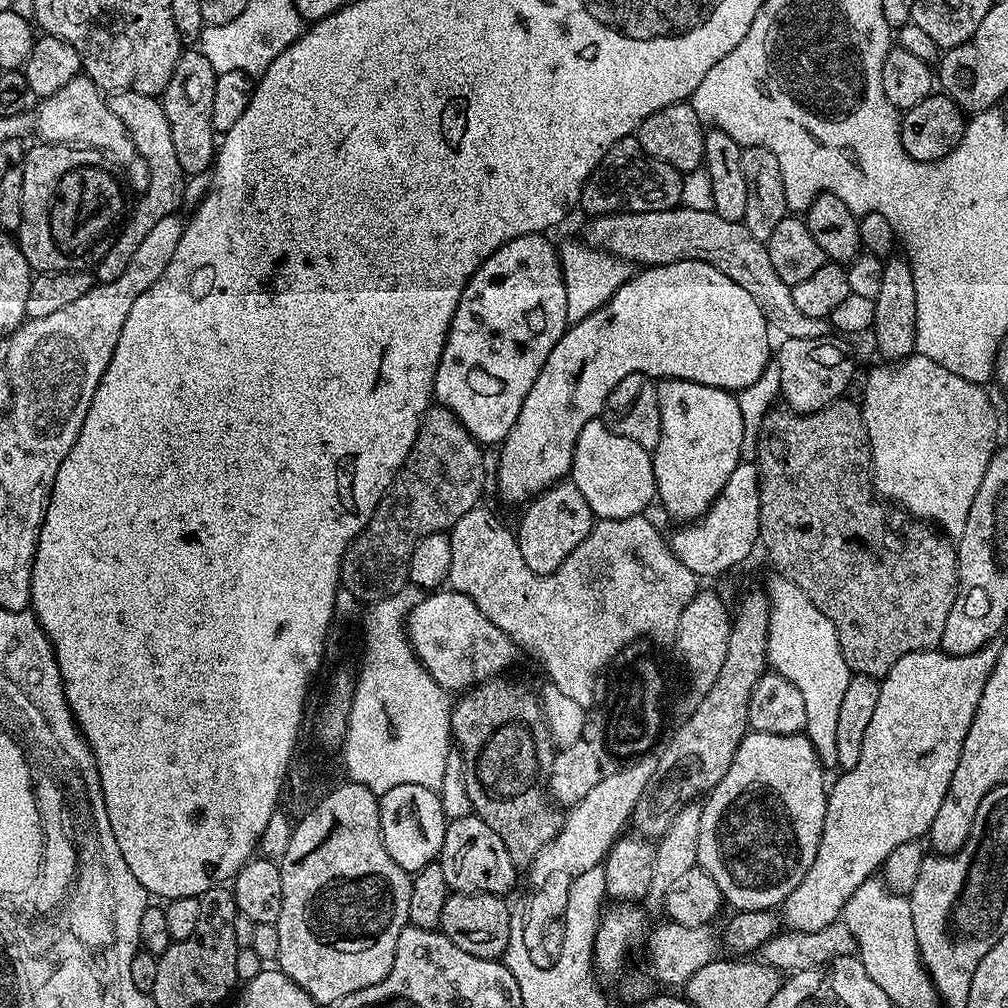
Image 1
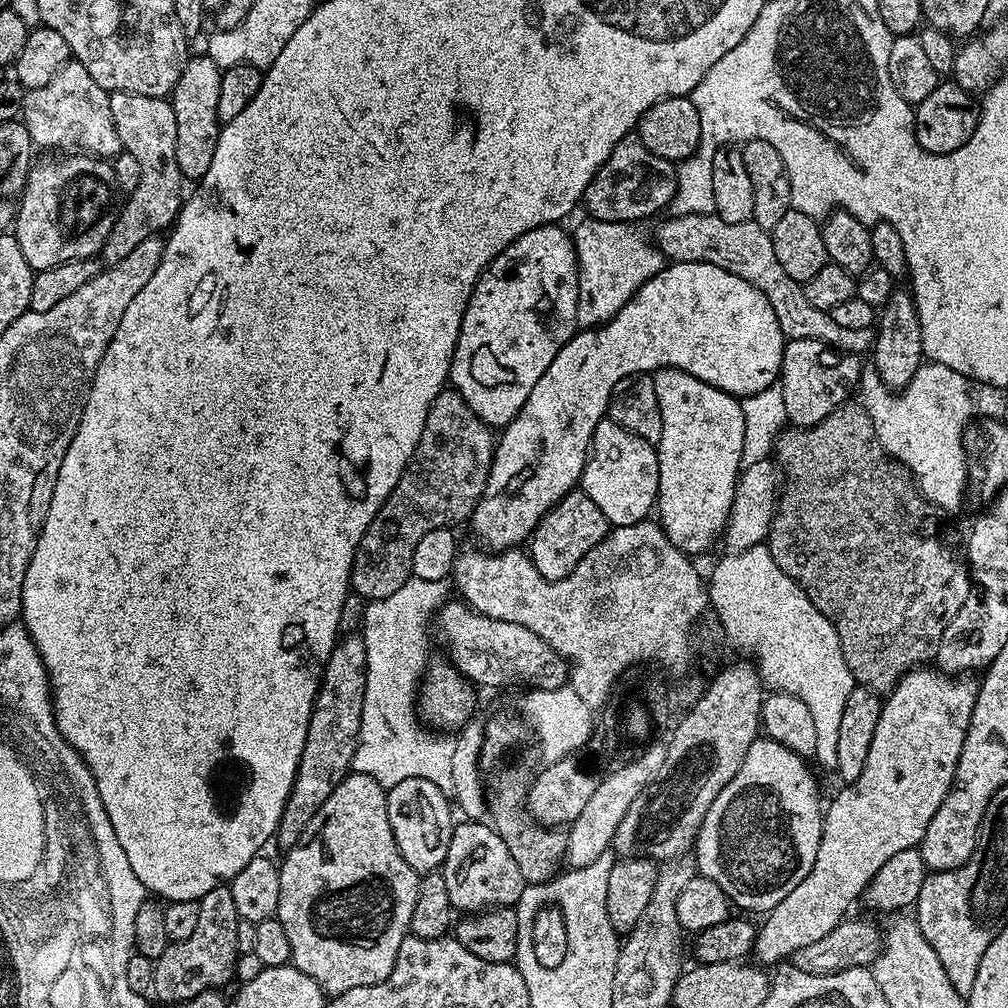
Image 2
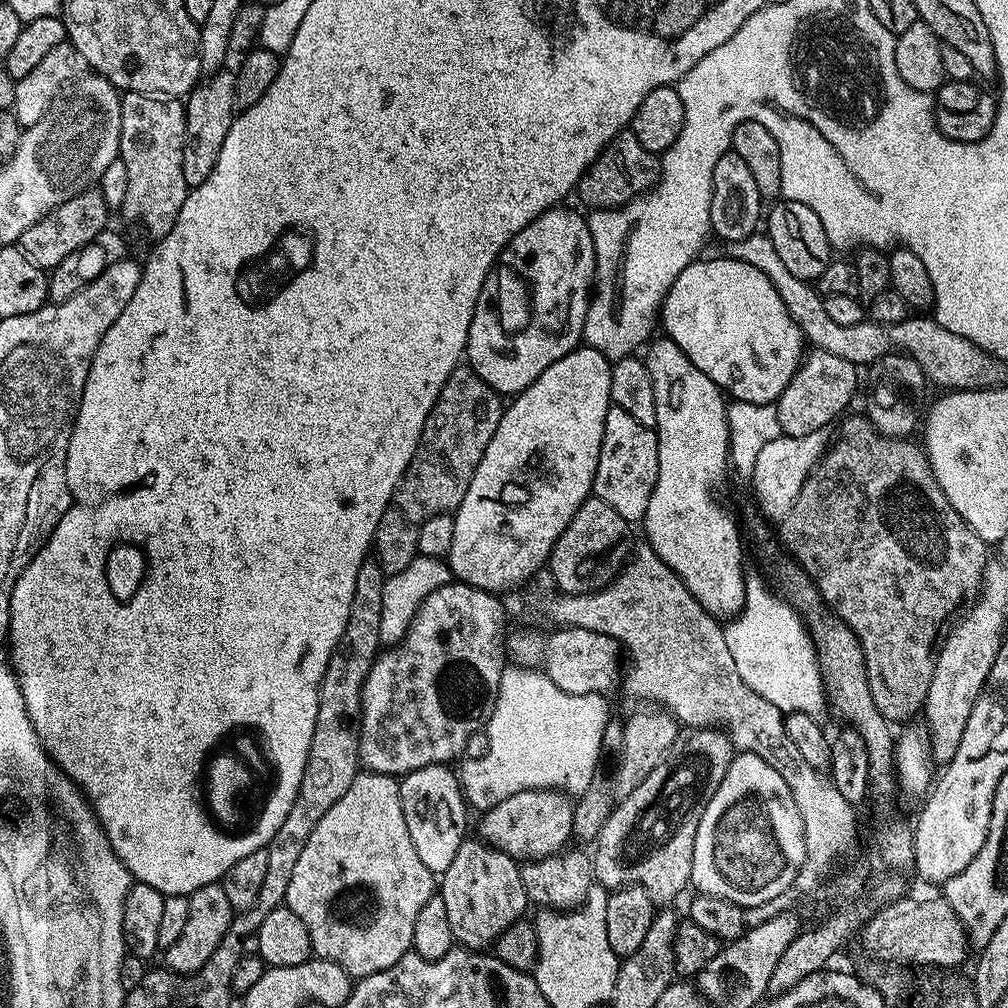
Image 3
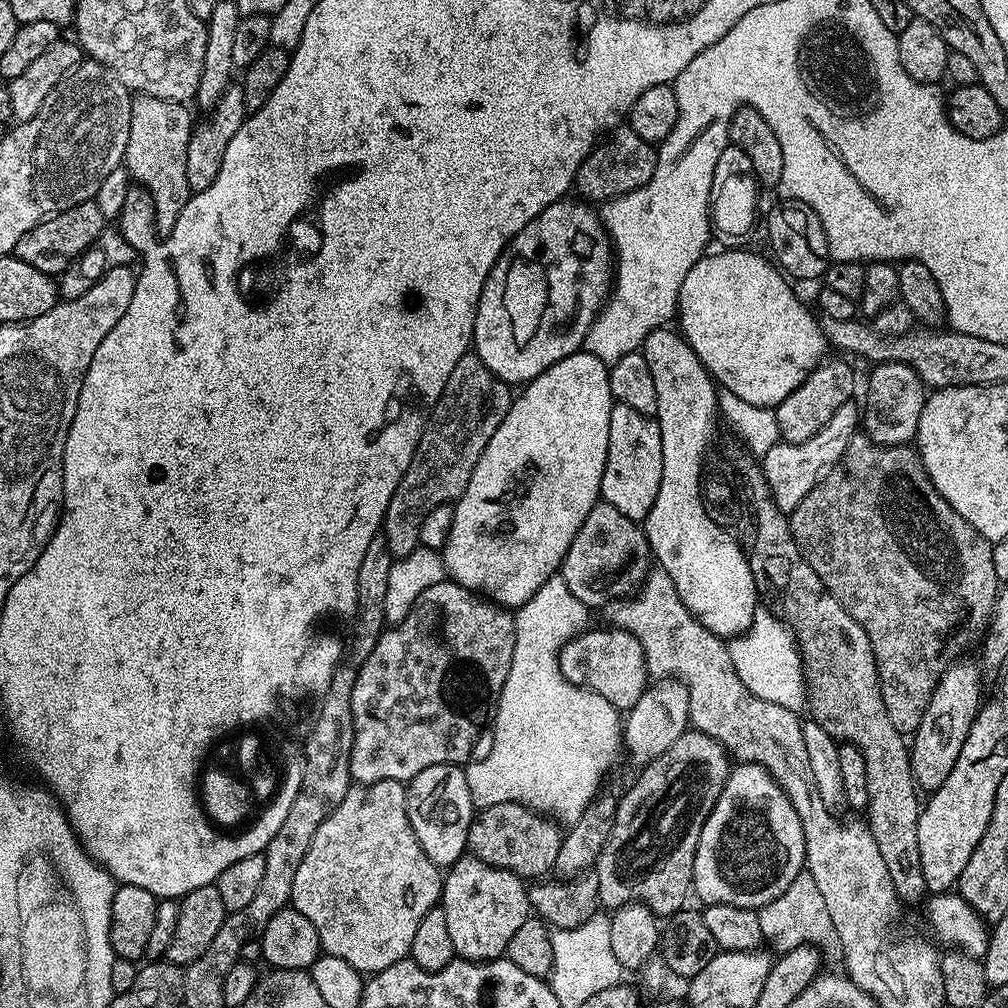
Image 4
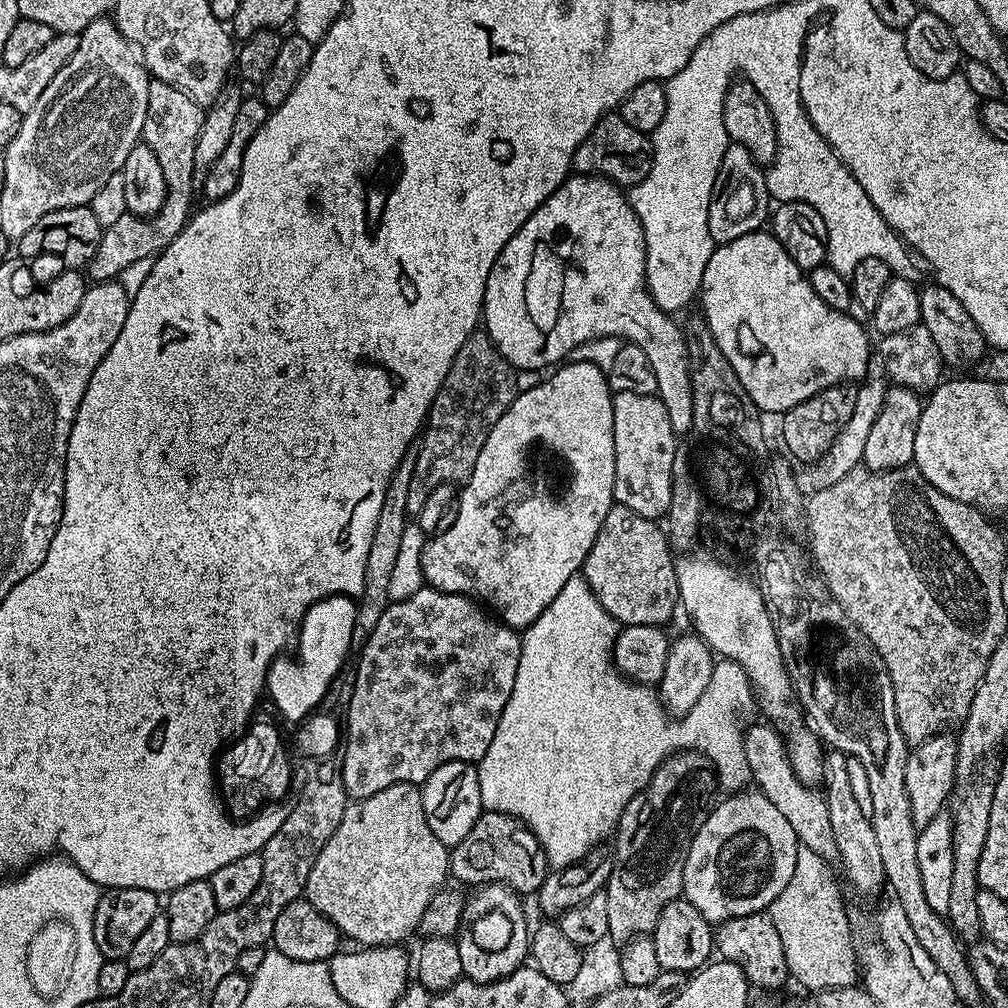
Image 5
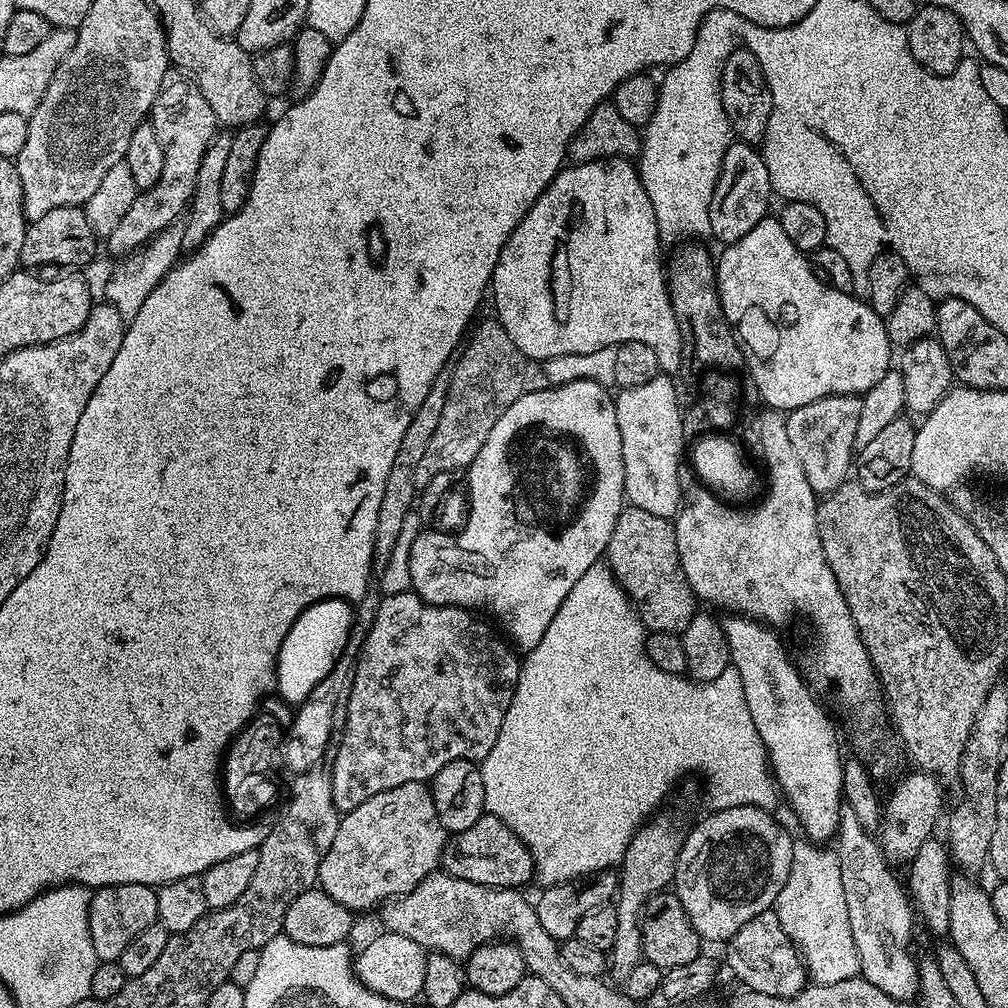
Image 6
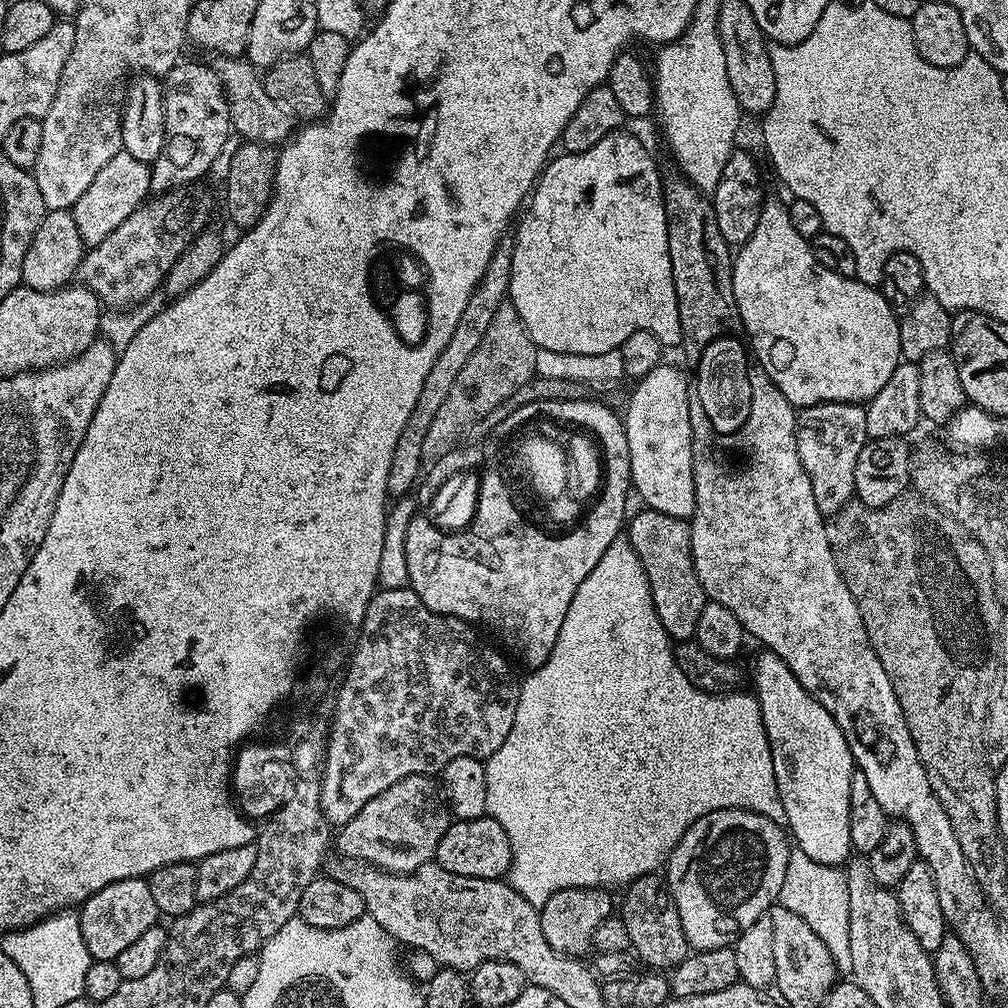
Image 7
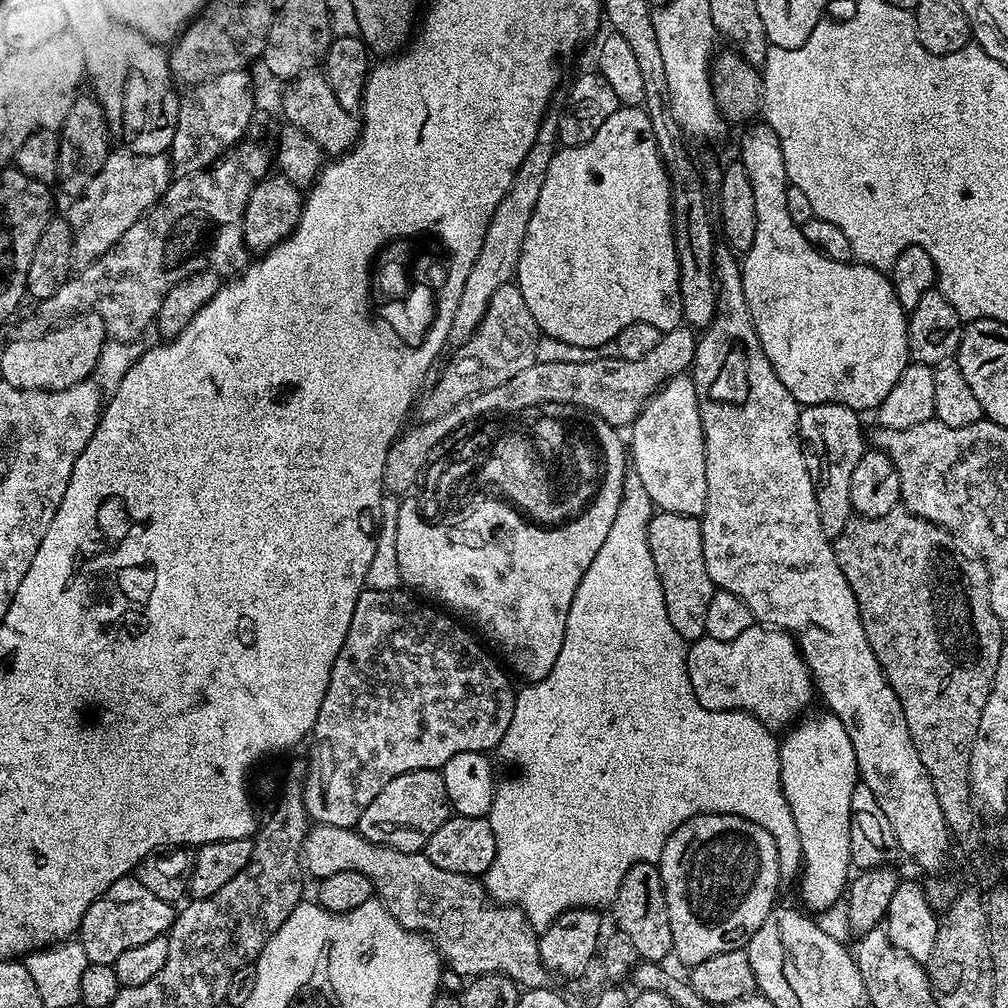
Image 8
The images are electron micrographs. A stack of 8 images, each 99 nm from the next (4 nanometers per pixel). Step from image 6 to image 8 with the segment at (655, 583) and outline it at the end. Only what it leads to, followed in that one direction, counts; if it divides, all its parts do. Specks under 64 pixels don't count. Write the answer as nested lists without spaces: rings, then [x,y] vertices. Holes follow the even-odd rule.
[[[657,511],[648,524],[648,541],[658,578],[662,582],[670,623],[678,634],[682,634],[684,641],[702,639],[706,635],[706,612],[710,610],[714,585],[706,568],[700,520],[686,514]]]

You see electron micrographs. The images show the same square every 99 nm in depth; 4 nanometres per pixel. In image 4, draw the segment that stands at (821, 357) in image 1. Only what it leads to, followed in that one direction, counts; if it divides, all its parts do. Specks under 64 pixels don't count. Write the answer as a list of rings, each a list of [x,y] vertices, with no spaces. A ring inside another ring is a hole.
[[[836,360],[833,364],[826,362],[814,368],[807,379],[798,386],[798,390],[791,392],[774,409],[779,428],[779,439],[785,444],[801,444],[814,438],[814,434],[818,434],[818,430],[822,430],[822,426],[830,422],[838,406],[842,406],[847,400],[857,395],[855,392],[856,376],[852,373],[850,365]]]

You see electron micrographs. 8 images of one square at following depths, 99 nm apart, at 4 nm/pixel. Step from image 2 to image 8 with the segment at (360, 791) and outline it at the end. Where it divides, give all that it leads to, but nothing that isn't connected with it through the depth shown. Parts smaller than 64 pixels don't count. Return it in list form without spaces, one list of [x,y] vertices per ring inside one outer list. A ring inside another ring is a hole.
[[[434,768],[414,770],[398,774],[398,778],[386,782],[382,794],[378,794],[378,798],[374,798],[374,802],[362,810],[358,831],[375,844],[403,852],[418,852],[428,845],[430,834],[434,834],[434,830],[438,830],[438,826],[442,826],[449,815],[450,805],[443,771]]]

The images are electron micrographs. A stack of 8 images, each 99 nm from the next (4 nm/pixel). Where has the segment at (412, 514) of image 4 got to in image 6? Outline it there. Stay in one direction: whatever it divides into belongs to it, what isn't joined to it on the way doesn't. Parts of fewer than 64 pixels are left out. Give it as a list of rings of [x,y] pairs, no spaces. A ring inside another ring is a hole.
[[[495,318],[478,324],[475,325],[476,333],[474,328],[462,351],[455,357],[446,406],[442,406],[442,418],[438,418],[438,427],[430,437],[430,446],[426,446],[426,454],[422,462],[418,462],[418,474],[414,474],[417,489],[424,489],[434,474],[467,470],[474,458],[478,458],[482,442],[490,438],[490,430],[494,430],[498,418],[502,418],[502,414],[506,414],[506,410],[510,410],[510,406],[514,406],[514,402],[526,391],[526,358],[518,346],[514,346],[510,334],[506,334],[500,321]]]

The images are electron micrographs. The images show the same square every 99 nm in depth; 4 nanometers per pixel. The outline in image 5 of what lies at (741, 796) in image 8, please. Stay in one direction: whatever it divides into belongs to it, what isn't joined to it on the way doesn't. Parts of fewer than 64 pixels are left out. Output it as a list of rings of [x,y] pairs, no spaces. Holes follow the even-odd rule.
[[[583,575],[572,576],[570,582],[566,582],[566,586],[562,586],[562,590],[558,590],[558,598],[554,598],[554,602],[550,602],[550,606],[546,606],[546,610],[542,610],[542,614],[538,614],[538,618],[529,628],[523,629],[520,657],[518,658],[518,678],[514,678],[514,690],[510,690],[510,702],[506,702],[506,710],[502,710],[502,718],[498,722],[498,730],[494,730],[494,742],[490,742],[490,750],[486,750],[486,754],[478,762],[476,770],[478,790],[484,788],[483,811],[510,814],[515,820],[521,820],[538,838],[548,863],[553,869],[579,864],[580,860],[592,849],[603,845],[605,843],[603,840],[607,836],[609,839],[615,833],[620,823],[620,816],[626,810],[630,798],[634,798],[634,794],[641,792],[658,770],[658,766],[662,766],[662,762],[676,752],[700,752],[703,756],[709,756],[712,765],[716,768],[719,787],[725,793],[735,794],[747,789],[752,779],[752,772],[748,768],[744,749],[745,729],[740,728],[740,711],[748,703],[751,705],[754,700],[752,682],[746,674],[746,670],[742,670],[742,666],[738,666],[738,662],[733,660],[717,659],[716,669],[712,671],[710,678],[710,686],[706,686],[702,698],[698,698],[698,702],[694,702],[694,706],[690,706],[690,710],[685,716],[673,718],[663,702],[660,701],[659,691],[655,687],[628,679],[613,663],[616,637],[621,629],[617,620],[604,609],[602,602],[598,602],[598,598],[590,590]]]

